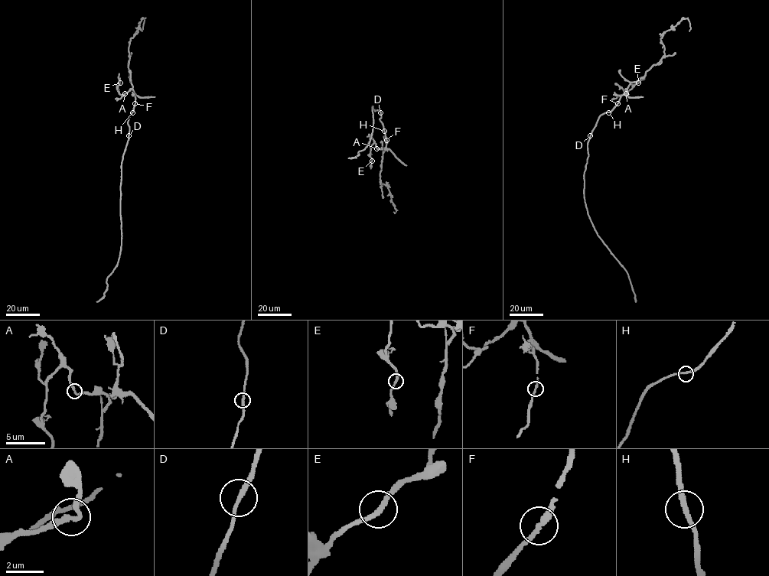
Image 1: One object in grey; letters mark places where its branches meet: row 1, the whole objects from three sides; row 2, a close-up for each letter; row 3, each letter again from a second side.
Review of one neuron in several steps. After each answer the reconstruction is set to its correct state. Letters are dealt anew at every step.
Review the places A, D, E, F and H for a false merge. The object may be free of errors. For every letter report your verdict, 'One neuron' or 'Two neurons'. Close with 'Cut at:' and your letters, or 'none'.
A: One neuron
D: One neuron
E: One neuron
F: One neuron
H: One neuron
Cut at: none

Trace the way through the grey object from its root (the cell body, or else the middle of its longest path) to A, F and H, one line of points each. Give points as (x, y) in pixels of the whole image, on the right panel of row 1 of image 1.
A: (590, 136), (598, 118), (612, 109), (620, 96), (627, 92), (627, 89), (626, 93)
F: (590, 136), (598, 118), (610, 112), (617, 103)
H: (590, 136), (598, 118), (608, 112)

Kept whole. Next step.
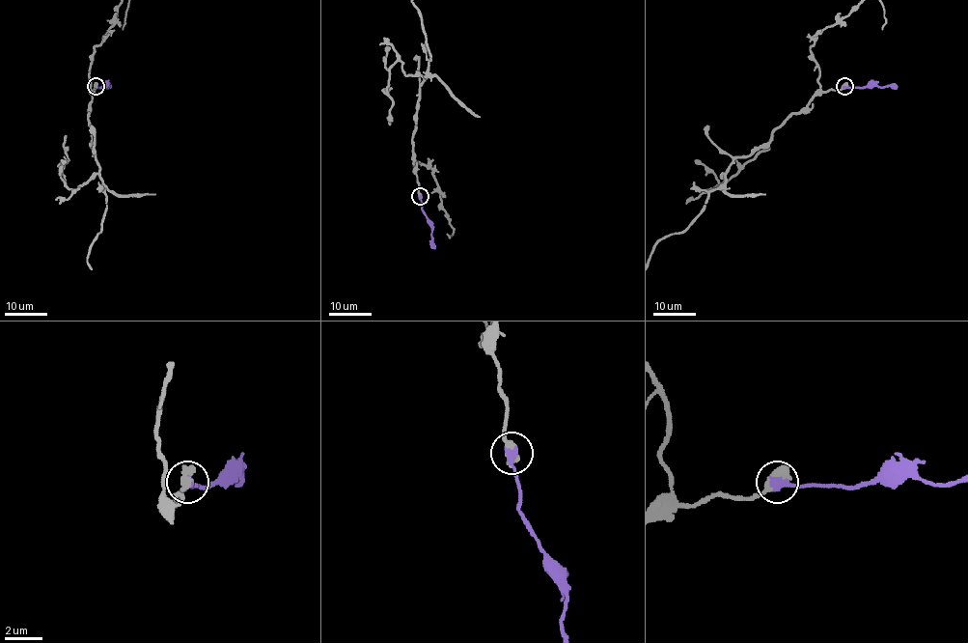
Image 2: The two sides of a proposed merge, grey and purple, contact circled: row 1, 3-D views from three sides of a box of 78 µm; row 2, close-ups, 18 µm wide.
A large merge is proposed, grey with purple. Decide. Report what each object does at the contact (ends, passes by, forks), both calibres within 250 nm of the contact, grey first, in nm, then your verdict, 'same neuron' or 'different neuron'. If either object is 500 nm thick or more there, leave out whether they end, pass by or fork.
calibres 600 and 460 nm; same neuron

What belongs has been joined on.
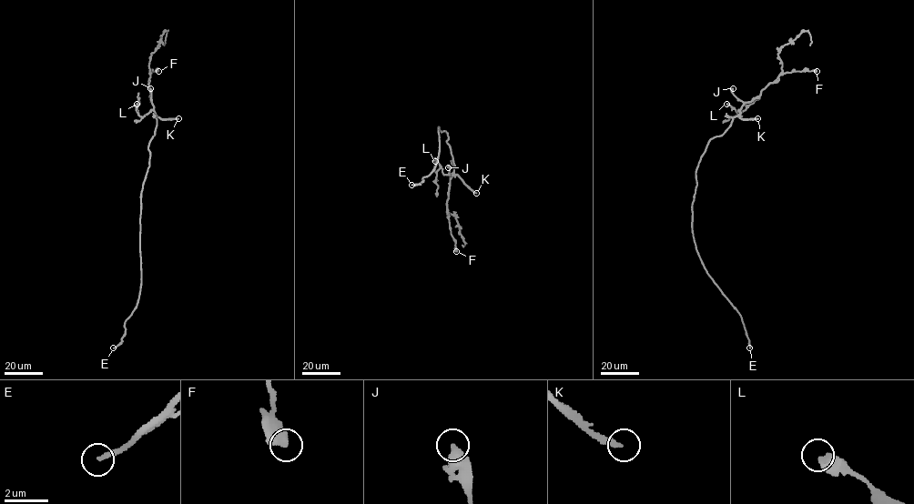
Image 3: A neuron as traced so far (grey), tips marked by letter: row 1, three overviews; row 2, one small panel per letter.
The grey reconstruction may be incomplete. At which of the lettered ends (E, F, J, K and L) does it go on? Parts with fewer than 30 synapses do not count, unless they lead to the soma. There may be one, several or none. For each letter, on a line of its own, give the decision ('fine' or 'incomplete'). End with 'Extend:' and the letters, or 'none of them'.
E: incomplete
F: fine
J: fine
K: incomplete
L: fine
Extend: E, K

